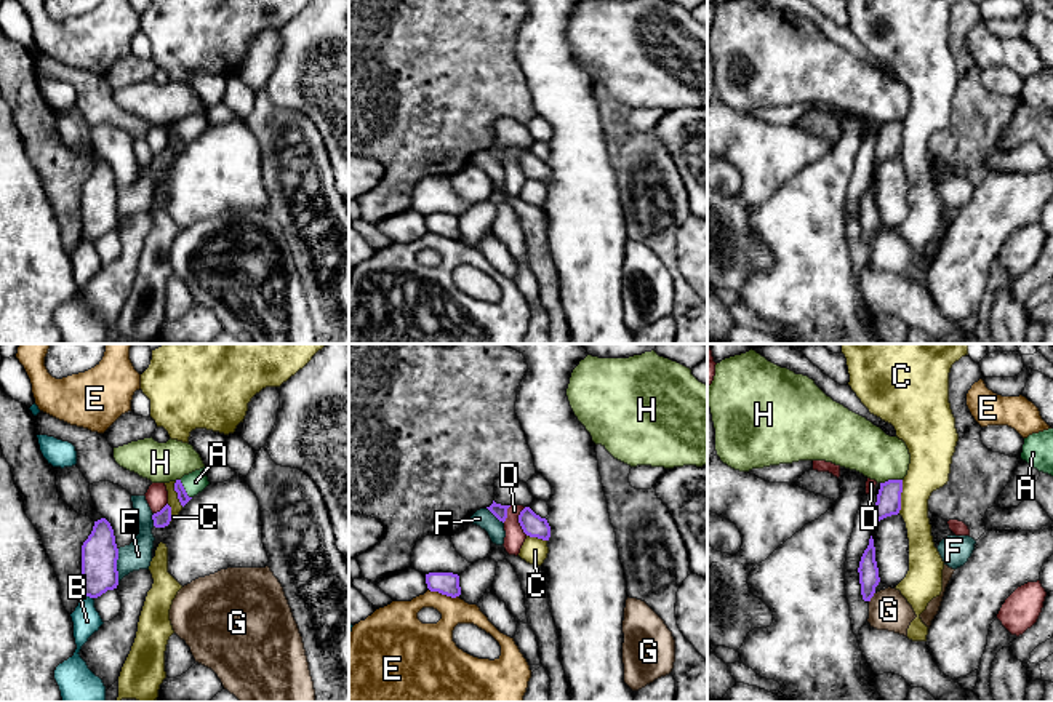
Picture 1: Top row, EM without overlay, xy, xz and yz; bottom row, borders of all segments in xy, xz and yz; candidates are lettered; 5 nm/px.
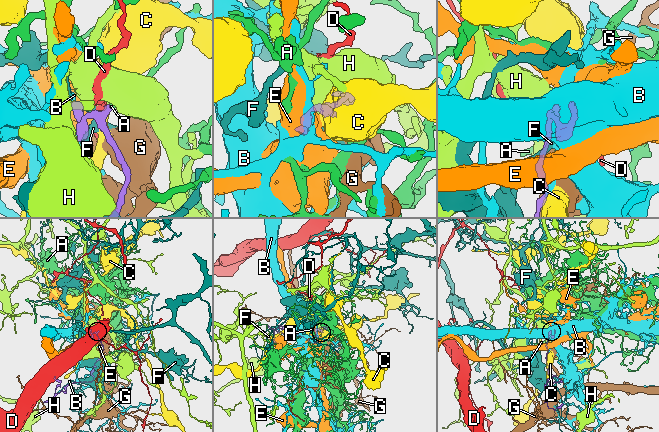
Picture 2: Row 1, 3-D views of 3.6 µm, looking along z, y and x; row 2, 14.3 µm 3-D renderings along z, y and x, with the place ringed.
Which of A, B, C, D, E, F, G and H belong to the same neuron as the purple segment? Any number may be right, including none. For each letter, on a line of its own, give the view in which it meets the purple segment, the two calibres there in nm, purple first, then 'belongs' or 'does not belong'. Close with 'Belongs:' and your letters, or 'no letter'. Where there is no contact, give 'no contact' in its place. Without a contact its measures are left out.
A: meets purple in xy; 50 nm thick on the purple side, 110 nm on the other; belongs
B: meets purple in xy; 190 nm thick on the purple side, 140 nm on the other; does not belong
C: meets purple in yz; 130 nm thick on the purple side, 200 nm on the other; does not belong
D: meets purple in xz; 110 nm thick on the purple side, 100 nm on the other; does not belong
E: meets purple in xz; 110 nm thick on the purple side, 190 nm on the other; does not belong
F: meets purple in xy; 190 nm thick on the purple side, 140 nm on the other; does not belong
G: meets purple in yz; 100 nm thick on the purple side, 200 nm on the other; does not belong
H: meets purple in yz; 130 nm thick on the purple side, 260 nm on the other; does not belong
Belongs: A

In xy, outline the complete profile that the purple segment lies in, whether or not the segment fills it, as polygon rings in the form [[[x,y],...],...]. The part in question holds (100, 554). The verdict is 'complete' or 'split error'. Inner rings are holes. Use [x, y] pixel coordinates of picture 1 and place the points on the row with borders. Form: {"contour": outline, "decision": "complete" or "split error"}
{"contour": [[[94,521],[93,531],[82,545],[83,596],[98,598],[118,585],[118,548],[110,523]]], "decision": "complete"}

